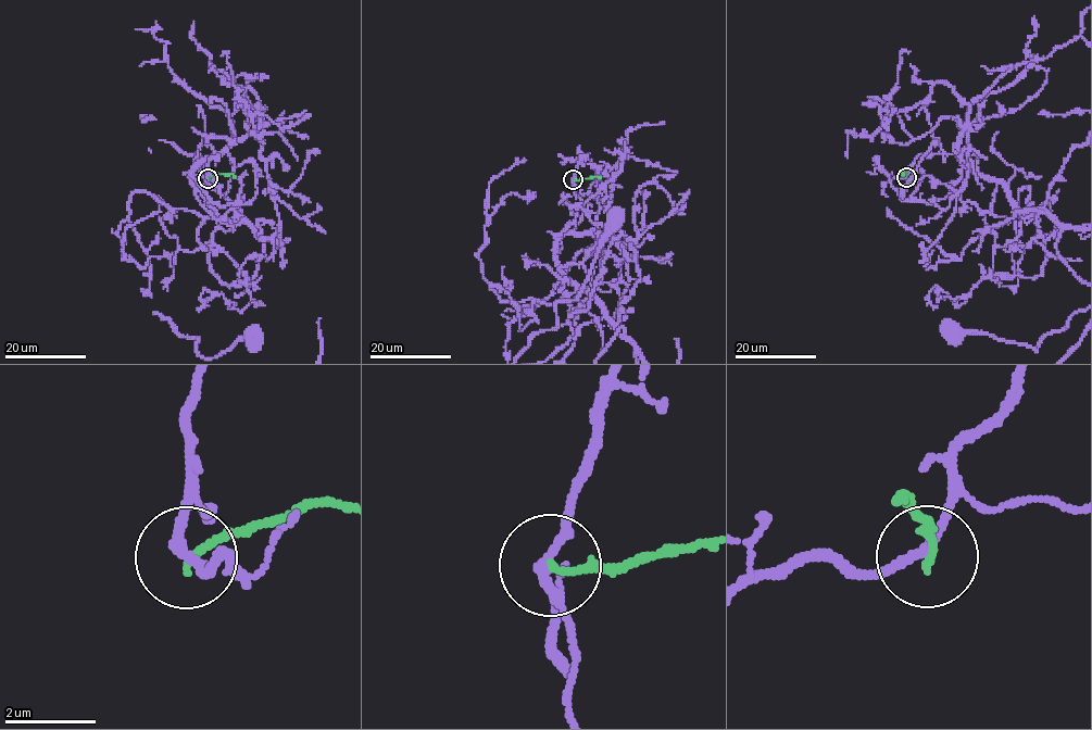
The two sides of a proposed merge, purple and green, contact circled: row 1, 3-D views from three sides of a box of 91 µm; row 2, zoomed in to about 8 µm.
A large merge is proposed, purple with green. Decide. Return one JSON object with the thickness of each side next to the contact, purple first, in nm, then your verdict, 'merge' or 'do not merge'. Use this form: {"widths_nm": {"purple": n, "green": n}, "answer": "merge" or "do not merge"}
{"widths_nm": {"purple": 200, "green": 170}, "answer": "do not merge"}

